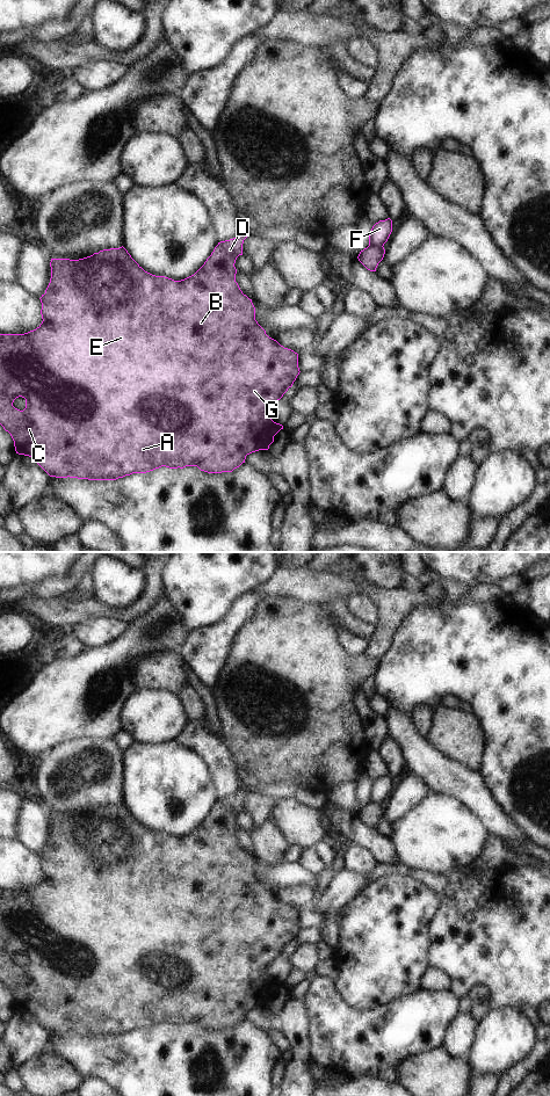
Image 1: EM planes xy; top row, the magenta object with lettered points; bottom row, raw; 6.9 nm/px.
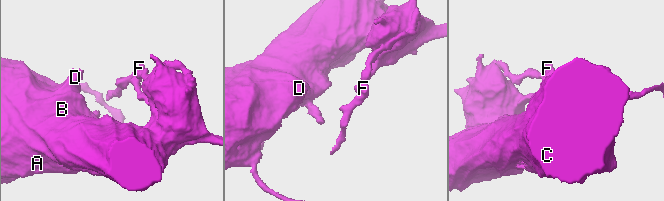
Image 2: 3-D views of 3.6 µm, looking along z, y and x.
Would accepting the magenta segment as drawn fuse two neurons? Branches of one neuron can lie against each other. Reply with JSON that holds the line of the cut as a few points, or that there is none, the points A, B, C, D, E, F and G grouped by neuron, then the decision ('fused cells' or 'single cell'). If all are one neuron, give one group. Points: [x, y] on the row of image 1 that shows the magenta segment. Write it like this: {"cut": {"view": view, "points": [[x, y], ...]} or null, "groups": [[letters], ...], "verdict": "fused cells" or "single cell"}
{"cut": {"view": "xy", "points": [[369, 244], [382, 247]]}, "groups": [["A", "B", "C", "D", "E", "G"], ["F"]], "verdict": "fused cells"}

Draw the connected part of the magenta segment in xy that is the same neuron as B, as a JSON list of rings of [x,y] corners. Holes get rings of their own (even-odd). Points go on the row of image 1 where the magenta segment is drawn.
[[[241,231],[237,234],[236,238],[220,241],[215,247],[211,255],[207,259],[204,264],[191,276],[181,280],[174,281],[165,276],[155,276],[145,271],[128,253],[128,251],[122,246],[120,248],[103,249],[99,253],[94,253],[91,256],[70,260],[70,259],[51,259],[51,278],[50,283],[45,290],[45,293],[42,295],[42,324],[34,331],[30,331],[24,334],[0,334],[0,424],[6,431],[8,431],[14,441],[15,451],[19,455],[24,455],[32,457],[37,464],[50,476],[56,478],[78,478],[78,479],[88,479],[88,480],[116,480],[132,473],[146,473],[166,466],[169,469],[183,469],[186,466],[197,466],[201,471],[208,473],[222,473],[222,472],[232,472],[234,469],[239,467],[245,463],[246,456],[259,451],[268,450],[269,445],[274,442],[274,436],[283,429],[283,426],[274,422],[269,416],[269,408],[280,400],[283,394],[292,386],[297,376],[299,375],[298,368],[298,354],[291,349],[284,348],[276,340],[269,337],[266,334],[266,331],[258,324],[255,320],[255,307],[246,295],[243,293],[238,283],[236,282],[237,269],[234,267],[236,260],[239,255],[243,255],[243,244],[247,238],[247,233]],[[22,397],[26,399],[26,408],[20,411],[13,406],[13,402],[16,398]]]

